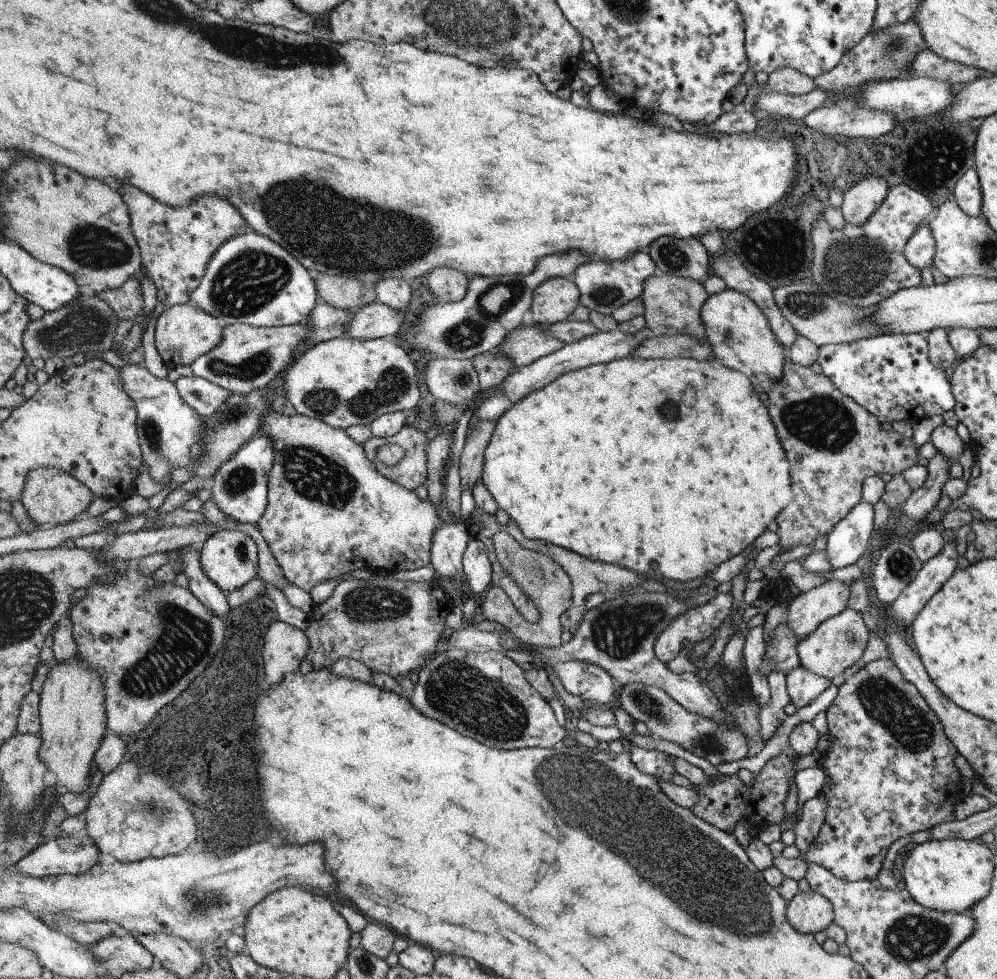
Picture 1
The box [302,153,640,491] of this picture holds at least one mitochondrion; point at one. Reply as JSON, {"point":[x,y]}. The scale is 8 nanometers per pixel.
{"point":[468,334]}

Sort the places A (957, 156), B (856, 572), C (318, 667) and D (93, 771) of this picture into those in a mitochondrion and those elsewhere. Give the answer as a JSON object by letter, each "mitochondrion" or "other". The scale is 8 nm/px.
{"A":"other","B":"other","C":"other","D":"other"}

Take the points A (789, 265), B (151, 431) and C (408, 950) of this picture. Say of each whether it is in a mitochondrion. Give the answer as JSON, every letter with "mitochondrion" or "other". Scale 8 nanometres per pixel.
{"A":"mitochondrion","B":"mitochondrion","C":"other"}

